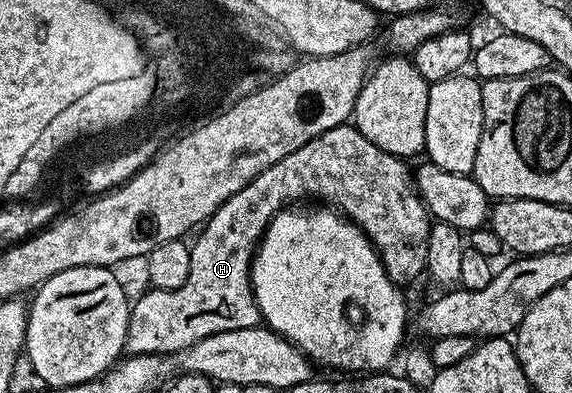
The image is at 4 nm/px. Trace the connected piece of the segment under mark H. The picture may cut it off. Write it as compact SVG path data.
M353 124L337 125L314 137L304 147L292 151L292 155L284 155L272 167L260 171L252 183L248 183L236 195L232 195L201 226L199 235L190 245L192 267L188 271L188 279L184 287L176 287L176 291L164 291L153 287L130 307L130 322L126 332L125 352L136 353L179 353L200 339L208 339L208 335L216 335L220 331L240 331L258 325L260 314L254 292L250 286L250 265L254 261L254 253L262 234L270 225L270 221L279 211L291 203L298 203L305 193L314 197L323 197L323 202L333 203L349 220L353 221L365 233L366 238L374 245L378 258L382 260L384 271L394 284L407 287L426 269L428 255L428 239L432 216L425 203L418 195L411 178L406 178L407 162L401 157L393 157L376 143L364 139L364 135L355 129Z

